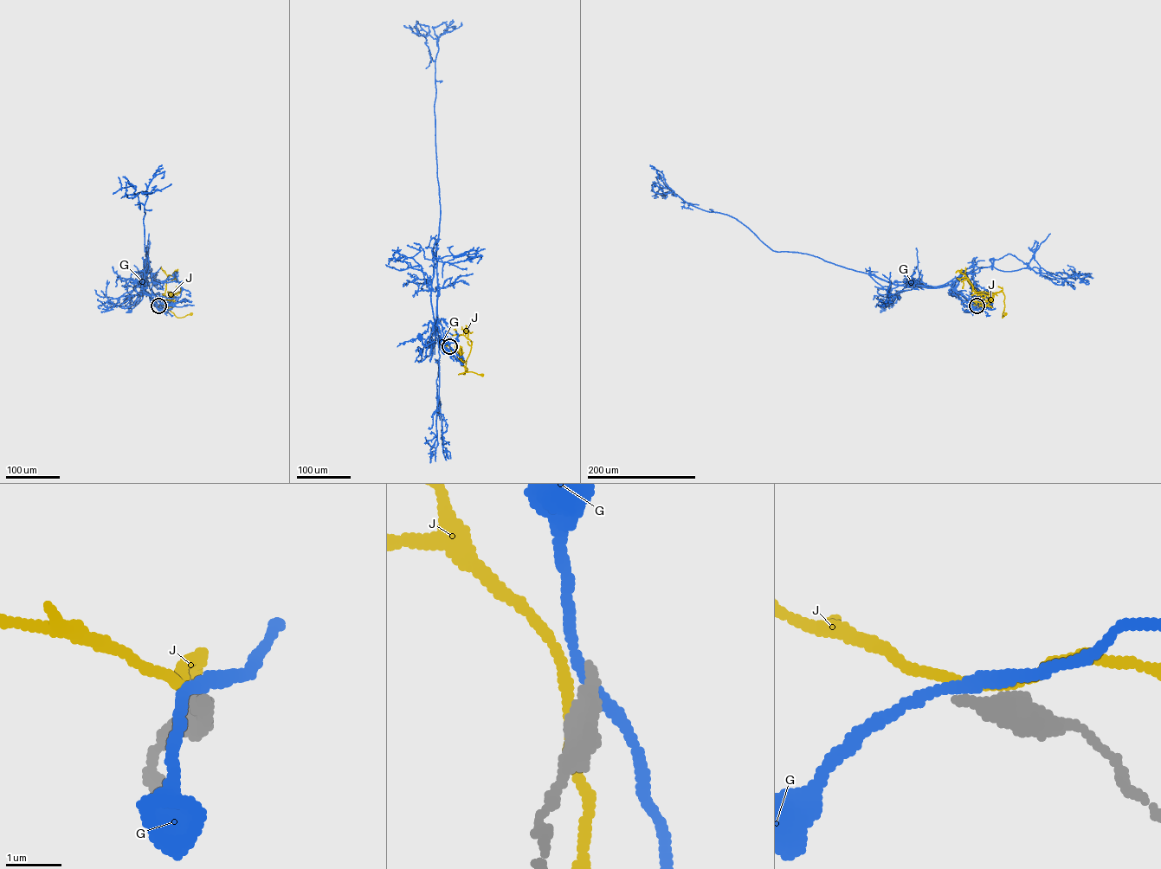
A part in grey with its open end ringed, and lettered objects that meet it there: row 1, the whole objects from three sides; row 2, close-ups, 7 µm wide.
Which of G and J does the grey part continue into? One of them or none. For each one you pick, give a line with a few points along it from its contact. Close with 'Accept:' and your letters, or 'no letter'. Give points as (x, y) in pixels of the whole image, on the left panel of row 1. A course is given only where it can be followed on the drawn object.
Accept: no letter

